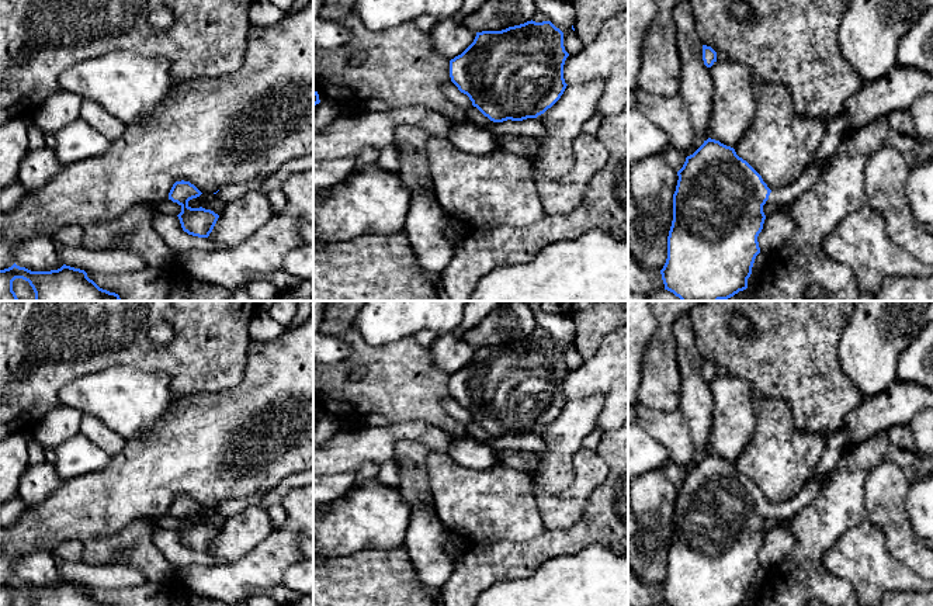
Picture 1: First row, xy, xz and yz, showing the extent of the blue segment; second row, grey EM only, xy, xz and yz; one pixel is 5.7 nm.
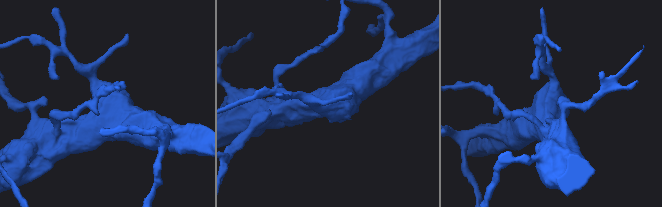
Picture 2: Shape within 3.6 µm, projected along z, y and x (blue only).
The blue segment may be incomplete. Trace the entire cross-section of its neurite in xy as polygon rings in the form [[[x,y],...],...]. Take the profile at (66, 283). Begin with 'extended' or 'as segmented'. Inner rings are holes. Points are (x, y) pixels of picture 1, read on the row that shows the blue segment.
as segmented; [[[15,263],[0,270],[0,301],[20,301],[13,281],[22,278],[35,292],[35,301],[124,301],[118,294],[100,288],[87,273],[63,264],[58,270],[31,271]]]

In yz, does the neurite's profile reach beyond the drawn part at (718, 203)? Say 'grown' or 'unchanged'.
grown

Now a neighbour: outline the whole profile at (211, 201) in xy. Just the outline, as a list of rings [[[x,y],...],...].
[[[202,193],[200,197],[190,200],[188,207],[191,208],[202,207],[221,215],[225,211],[226,204],[214,193]]]

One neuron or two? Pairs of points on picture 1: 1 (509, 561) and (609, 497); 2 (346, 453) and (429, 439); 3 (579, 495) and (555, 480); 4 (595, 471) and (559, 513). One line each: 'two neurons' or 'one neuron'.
1: one neuron
2: one neuron
3: two neurons
4: one neuron

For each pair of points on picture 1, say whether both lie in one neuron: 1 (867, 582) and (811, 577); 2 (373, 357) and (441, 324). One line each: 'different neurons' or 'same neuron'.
1: different neurons
2: different neurons

